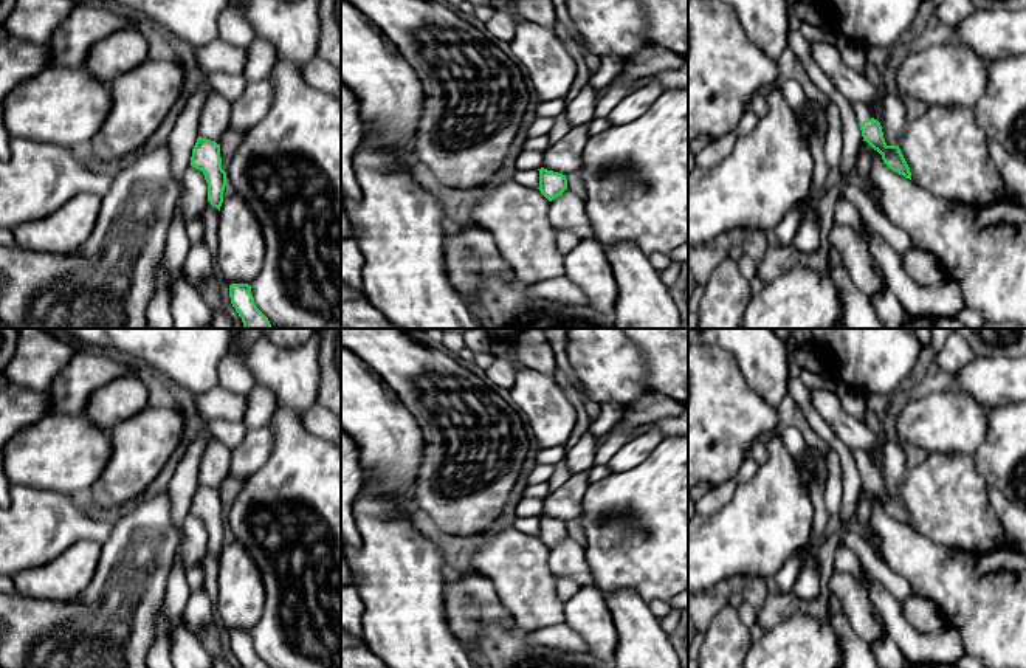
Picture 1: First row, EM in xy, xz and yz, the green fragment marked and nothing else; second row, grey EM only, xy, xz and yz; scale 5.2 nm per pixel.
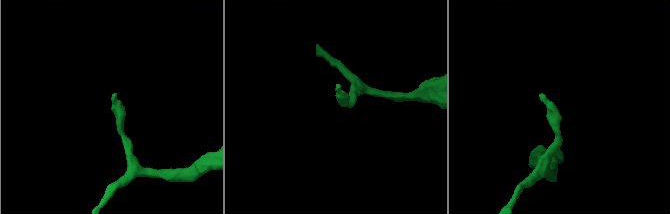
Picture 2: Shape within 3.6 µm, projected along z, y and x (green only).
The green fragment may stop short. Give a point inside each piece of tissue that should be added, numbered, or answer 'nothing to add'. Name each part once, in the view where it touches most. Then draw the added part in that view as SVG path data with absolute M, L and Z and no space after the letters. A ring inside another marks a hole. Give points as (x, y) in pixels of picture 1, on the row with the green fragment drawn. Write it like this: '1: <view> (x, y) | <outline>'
1: yz (862, 112) | M851 102L851 104L852 104L852 110L856 113L856 119L859 122L863 122L865 119L871 119L873 118L873 113L871 113L868 105L860 104L860 102Z

